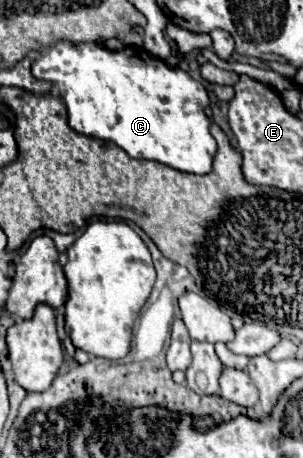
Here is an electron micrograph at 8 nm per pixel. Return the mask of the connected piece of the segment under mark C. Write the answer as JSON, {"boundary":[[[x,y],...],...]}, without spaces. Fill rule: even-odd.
{"boundary":[[[58,42],[34,62],[32,74],[58,86],[60,98],[68,106],[68,124],[76,132],[100,140],[110,140],[126,150],[132,158],[154,160],[190,174],[210,172],[216,154],[216,140],[210,134],[212,120],[204,112],[208,108],[208,94],[204,86],[182,68],[154,58],[140,46],[126,46],[122,50],[110,52],[100,44]]]}

